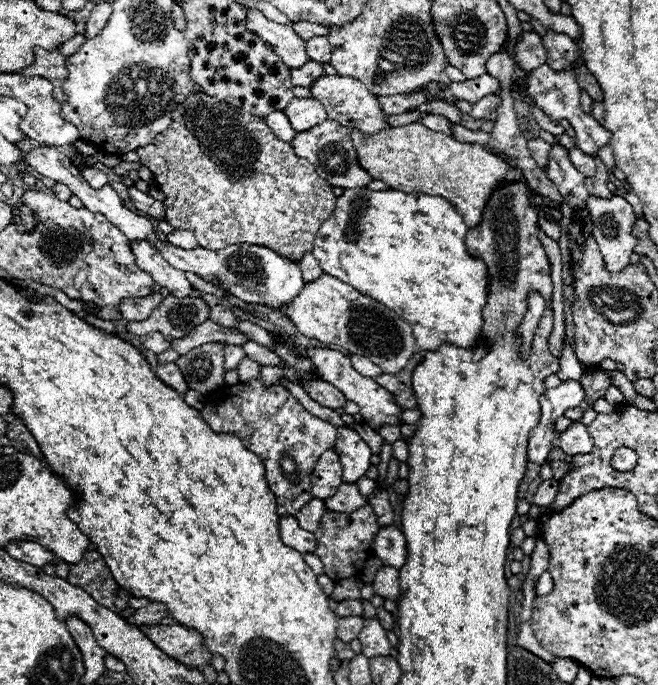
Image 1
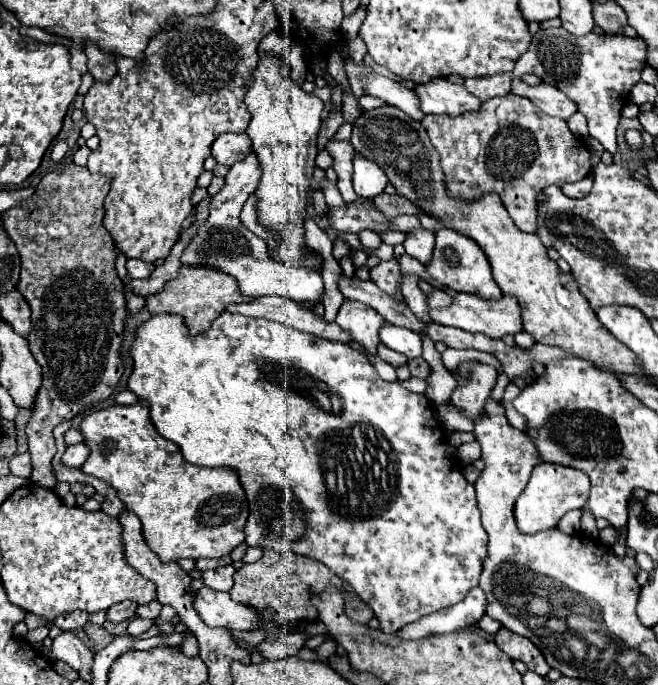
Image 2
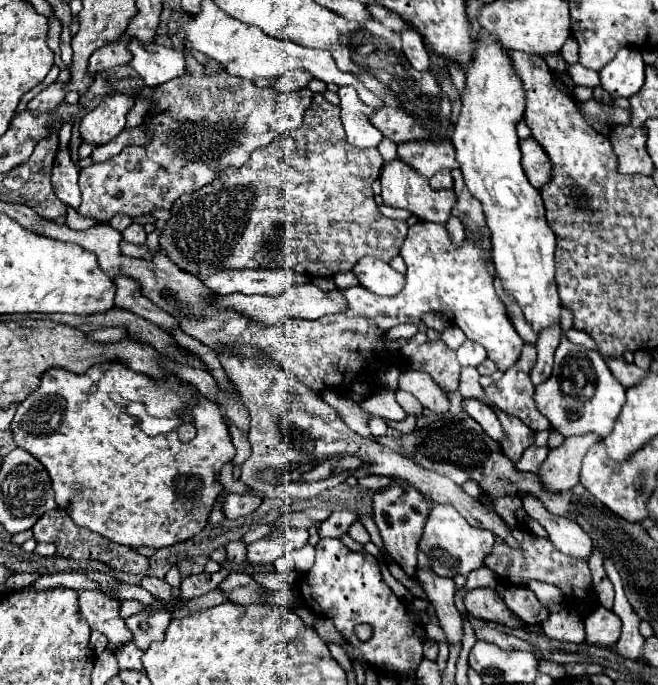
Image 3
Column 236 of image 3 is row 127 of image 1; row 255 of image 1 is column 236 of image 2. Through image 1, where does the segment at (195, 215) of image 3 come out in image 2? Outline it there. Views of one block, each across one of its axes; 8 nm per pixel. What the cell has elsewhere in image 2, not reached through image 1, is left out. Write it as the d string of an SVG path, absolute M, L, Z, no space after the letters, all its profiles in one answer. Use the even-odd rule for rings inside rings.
M182 266L174 280L166 282L166 286L160 292L146 298L146 306L150 314L156 314L156 312L180 314L184 322L188 322L190 332L198 334L208 330L210 324L218 318L218 314L222 314L228 308L228 304L252 302L252 300L254 298L240 294L238 282L230 274L224 274L212 266Z

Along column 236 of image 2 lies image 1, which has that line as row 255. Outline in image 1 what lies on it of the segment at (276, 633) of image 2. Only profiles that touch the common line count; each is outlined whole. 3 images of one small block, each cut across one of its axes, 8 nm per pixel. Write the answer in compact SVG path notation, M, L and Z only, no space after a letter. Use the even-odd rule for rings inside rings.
M588 196L586 200L590 214L592 214L592 234L594 240L602 252L604 264L610 272L618 272L628 266L628 258L634 252L634 246L638 244L638 238L632 236L632 226L634 226L634 212L632 206L622 198L622 196L612 196L612 198L598 198L598 196Z

